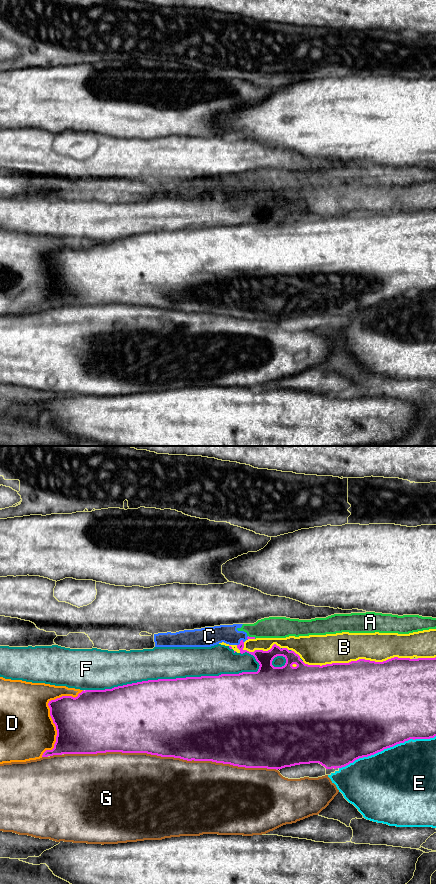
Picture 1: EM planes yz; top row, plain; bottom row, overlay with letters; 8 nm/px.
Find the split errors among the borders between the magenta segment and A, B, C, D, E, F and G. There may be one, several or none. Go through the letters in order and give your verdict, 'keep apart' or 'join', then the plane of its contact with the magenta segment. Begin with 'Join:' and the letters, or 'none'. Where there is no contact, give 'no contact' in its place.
Join: none
A: keep apart; meets magenta in yz
B: keep apart; meets magenta in yz
C: keep apart; meets magenta in yz
D: keep apart; meets magenta in yz
E: keep apart; meets magenta in yz
F: keep apart; meets magenta in yz
G: keep apart; meets magenta in yz

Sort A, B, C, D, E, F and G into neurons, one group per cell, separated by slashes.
A C / B / D / E / F / G

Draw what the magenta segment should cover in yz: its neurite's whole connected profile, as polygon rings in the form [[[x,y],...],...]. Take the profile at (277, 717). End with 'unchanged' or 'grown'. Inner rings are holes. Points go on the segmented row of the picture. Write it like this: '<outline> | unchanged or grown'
[[[244,642],[237,645],[240,653],[253,655],[259,663],[257,672],[239,674],[221,674],[219,676],[186,677],[176,679],[148,680],[105,690],[83,690],[77,697],[62,696],[48,703],[50,716],[56,726],[57,736],[54,748],[46,750],[42,757],[62,754],[97,754],[106,752],[147,753],[161,757],[174,757],[187,761],[212,761],[245,768],[282,769],[300,764],[319,763],[326,769],[342,768],[355,760],[374,755],[384,749],[404,743],[410,739],[430,739],[436,736],[436,657],[435,658],[398,658],[383,662],[365,659],[349,663],[332,663],[326,665],[305,664],[298,654],[276,644],[268,651],[244,650]],[[283,656],[286,663],[282,667],[274,667],[272,661]]] | unchanged

